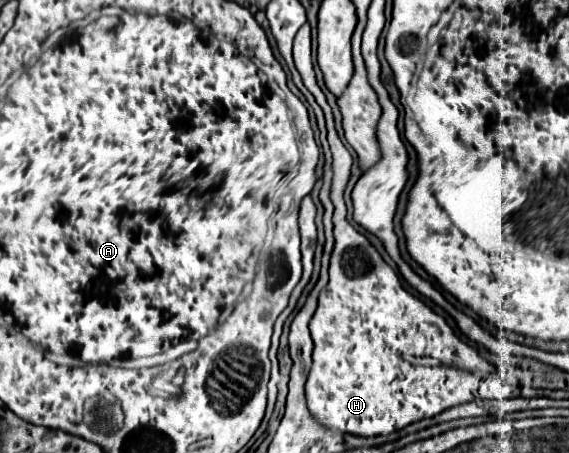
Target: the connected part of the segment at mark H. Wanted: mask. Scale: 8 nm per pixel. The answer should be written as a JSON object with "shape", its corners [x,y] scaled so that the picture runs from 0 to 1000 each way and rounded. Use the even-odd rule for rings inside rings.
{"shape":[[[536,51],[515,95],[515,130],[518,148],[533,170],[536,192],[547,201],[554,223],[571,249],[575,289],[578,289],[578,320],[585,333],[585,413],[582,413],[582,444],[589,453],[585,470],[585,519],[589,519],[589,545],[578,572],[578,625],[561,647],[561,669],[550,704],[543,713],[543,731],[554,757],[550,770],[550,810],[540,837],[540,894],[547,912],[564,929],[571,943],[585,943],[599,956],[617,960],[684,960],[698,947],[708,947],[712,938],[764,921],[779,903],[789,903],[796,894],[810,894],[831,881],[895,881],[912,876],[912,854],[898,854],[895,845],[868,845],[872,832],[870,810],[842,788],[842,779],[814,757],[796,726],[782,713],[775,695],[764,695],[754,673],[747,673],[736,656],[722,651],[705,634],[705,620],[698,603],[670,572],[670,563],[659,554],[659,545],[624,510],[617,492],[610,492],[610,461],[603,444],[603,422],[610,413],[620,347],[592,302],[589,276],[585,276],[585,249],[582,236],[571,223],[568,201],[557,188],[550,135],[547,135],[547,64],[543,51]]]}

